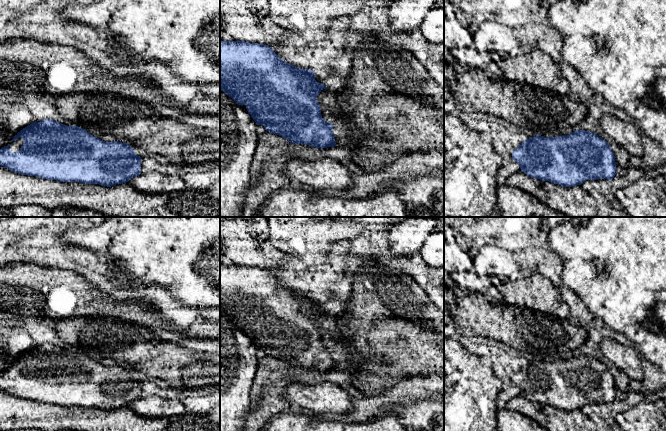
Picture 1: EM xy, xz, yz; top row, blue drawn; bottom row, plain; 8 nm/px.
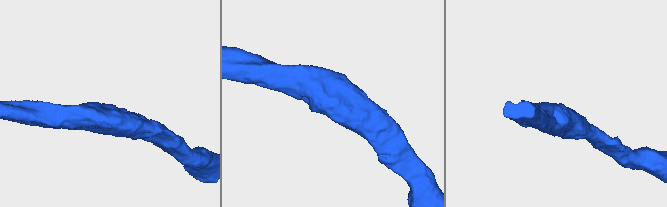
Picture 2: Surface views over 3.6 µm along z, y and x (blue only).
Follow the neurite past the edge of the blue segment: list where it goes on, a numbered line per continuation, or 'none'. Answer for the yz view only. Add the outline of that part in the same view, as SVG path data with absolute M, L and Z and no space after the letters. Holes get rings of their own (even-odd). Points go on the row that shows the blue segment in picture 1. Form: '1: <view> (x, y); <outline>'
none

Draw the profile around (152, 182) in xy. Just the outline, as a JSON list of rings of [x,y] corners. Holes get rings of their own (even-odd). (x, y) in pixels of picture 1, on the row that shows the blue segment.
[[[159,172],[141,173],[130,184],[137,191],[158,195],[165,195],[186,188],[184,179],[173,172],[168,174]]]

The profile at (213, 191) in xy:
[[[220,180],[209,186],[205,192],[211,199],[220,201]]]

